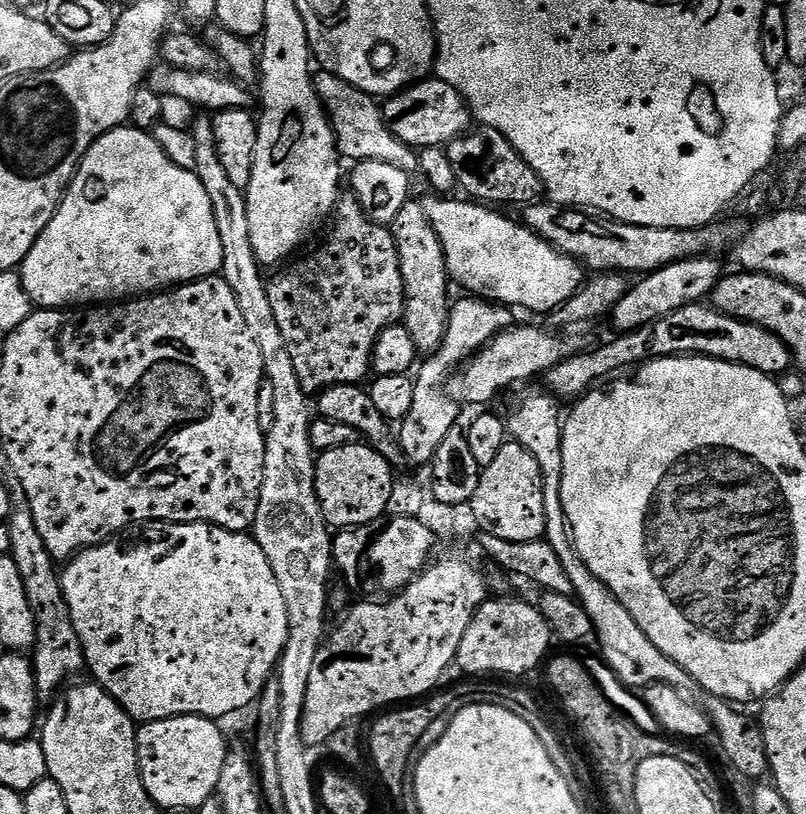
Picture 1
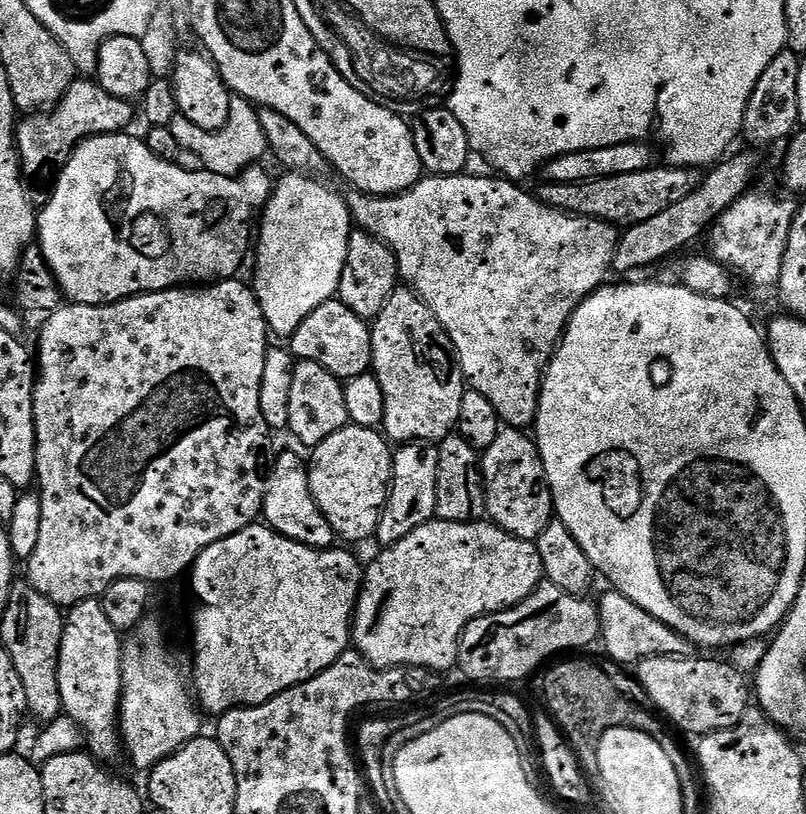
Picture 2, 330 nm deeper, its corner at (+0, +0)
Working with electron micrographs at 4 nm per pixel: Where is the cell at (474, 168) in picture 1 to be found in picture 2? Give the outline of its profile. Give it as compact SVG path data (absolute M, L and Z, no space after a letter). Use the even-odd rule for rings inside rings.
M653 166L634 174L618 174L614 178L598 178L577 184L544 182L541 183L540 192L538 191L538 199L559 212L568 212L572 216L589 216L595 220L605 220L607 224L631 226L647 222L662 214L662 210L670 210L670 206L682 202L686 194L694 194L702 179L699 168L663 167Z

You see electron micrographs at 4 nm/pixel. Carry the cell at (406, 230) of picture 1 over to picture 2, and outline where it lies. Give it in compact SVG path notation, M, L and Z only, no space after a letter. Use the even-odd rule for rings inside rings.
M397 287L390 298L386 298L386 306L382 306L370 327L370 370L378 378L386 397L383 435L397 445L439 442L453 435L458 428L466 381L454 342L450 342L442 322L434 318L430 306L426 306L426 302L411 288Z

